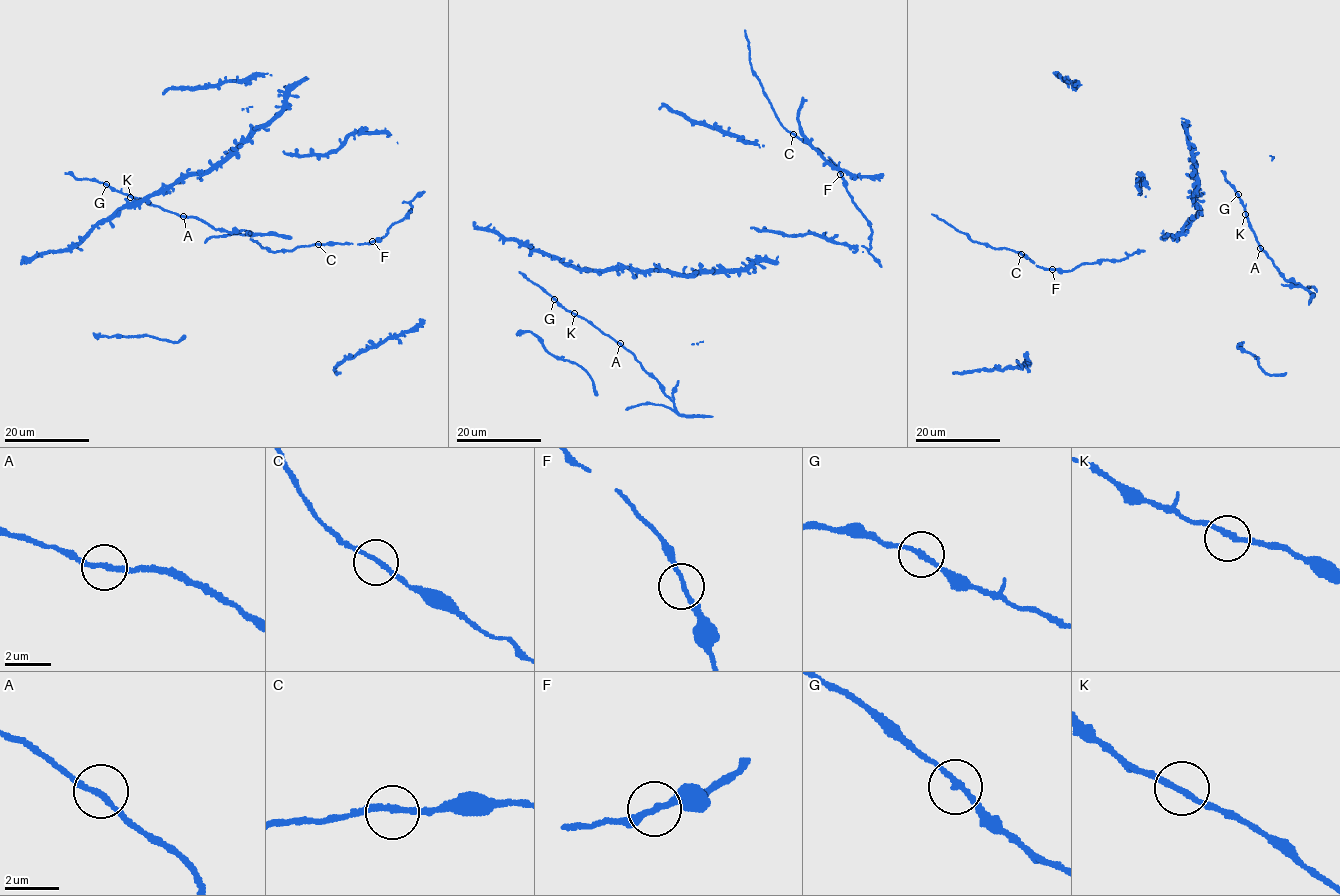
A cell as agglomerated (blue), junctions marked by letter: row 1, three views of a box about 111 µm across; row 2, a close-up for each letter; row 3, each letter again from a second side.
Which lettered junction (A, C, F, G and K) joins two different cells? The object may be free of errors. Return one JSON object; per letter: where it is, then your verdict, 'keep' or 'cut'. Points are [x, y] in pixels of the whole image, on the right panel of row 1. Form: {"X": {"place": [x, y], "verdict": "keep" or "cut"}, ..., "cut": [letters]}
{"A": {"place": [1260, 248], "verdict": "keep"}, "C": {"place": [1021, 254], "verdict": "keep"}, "F": {"place": [1052, 269], "verdict": "keep"}, "G": {"place": [1238, 194], "verdict": "keep"}, "K": {"place": [1245, 214], "verdict": "keep"}, "cut": []}

